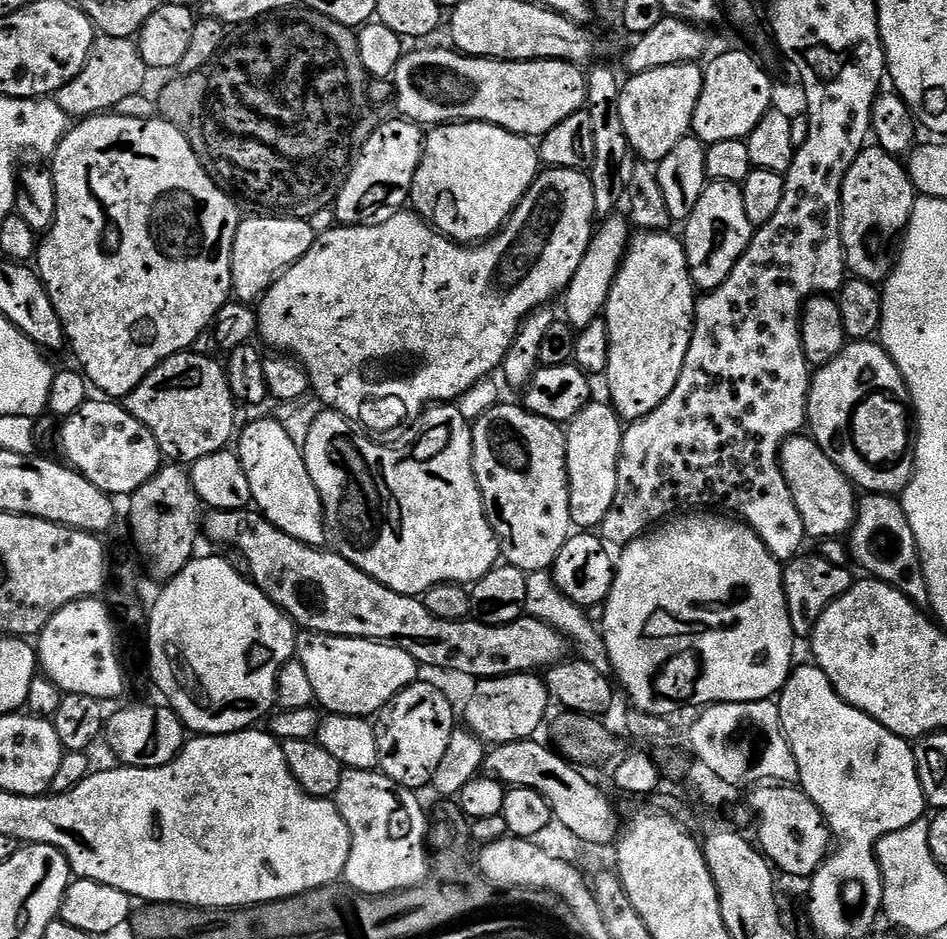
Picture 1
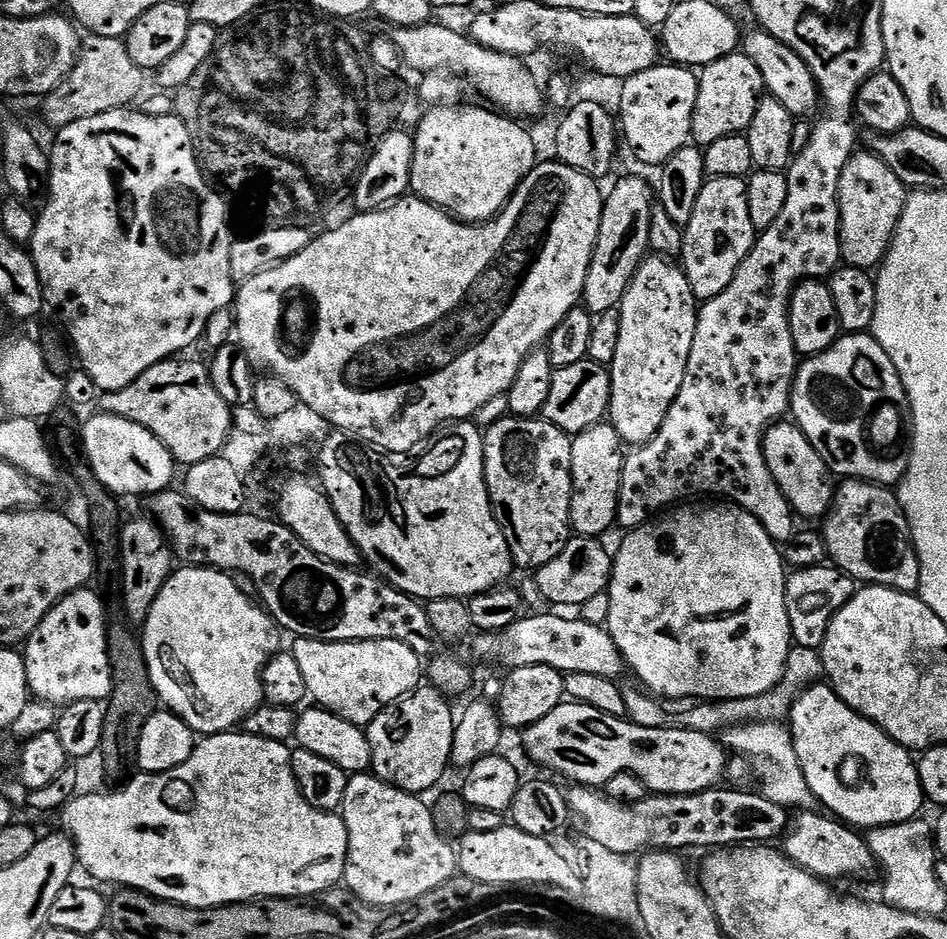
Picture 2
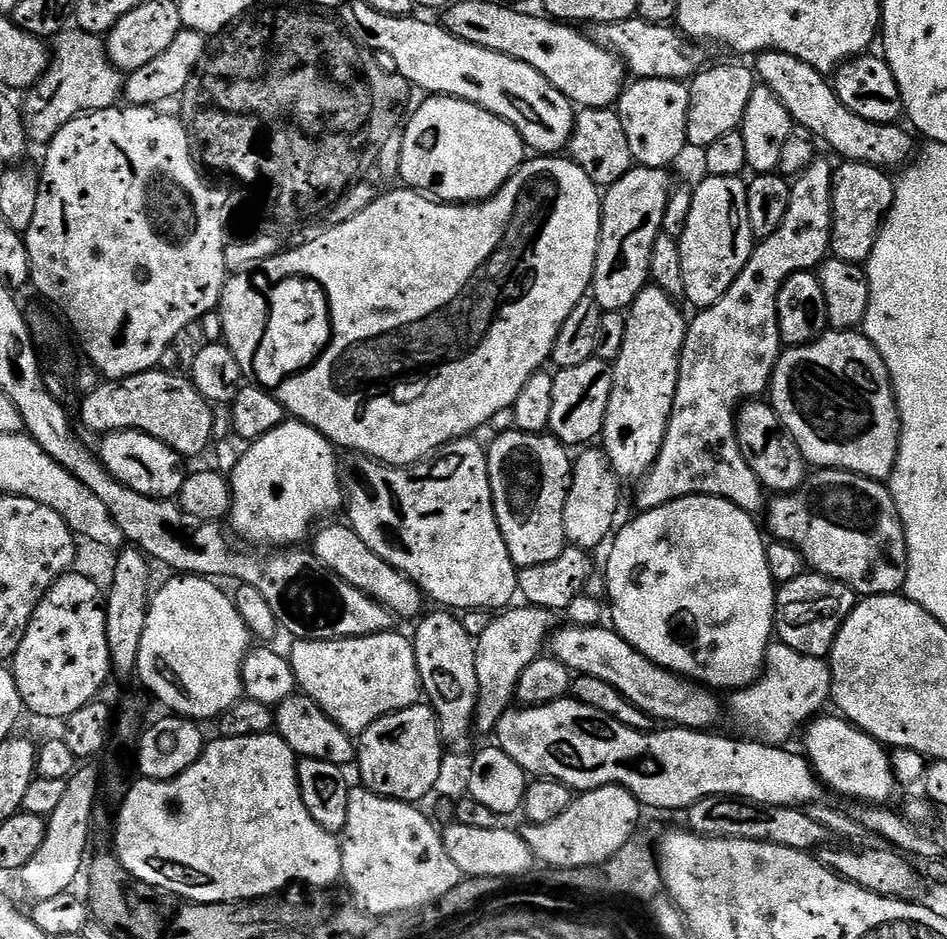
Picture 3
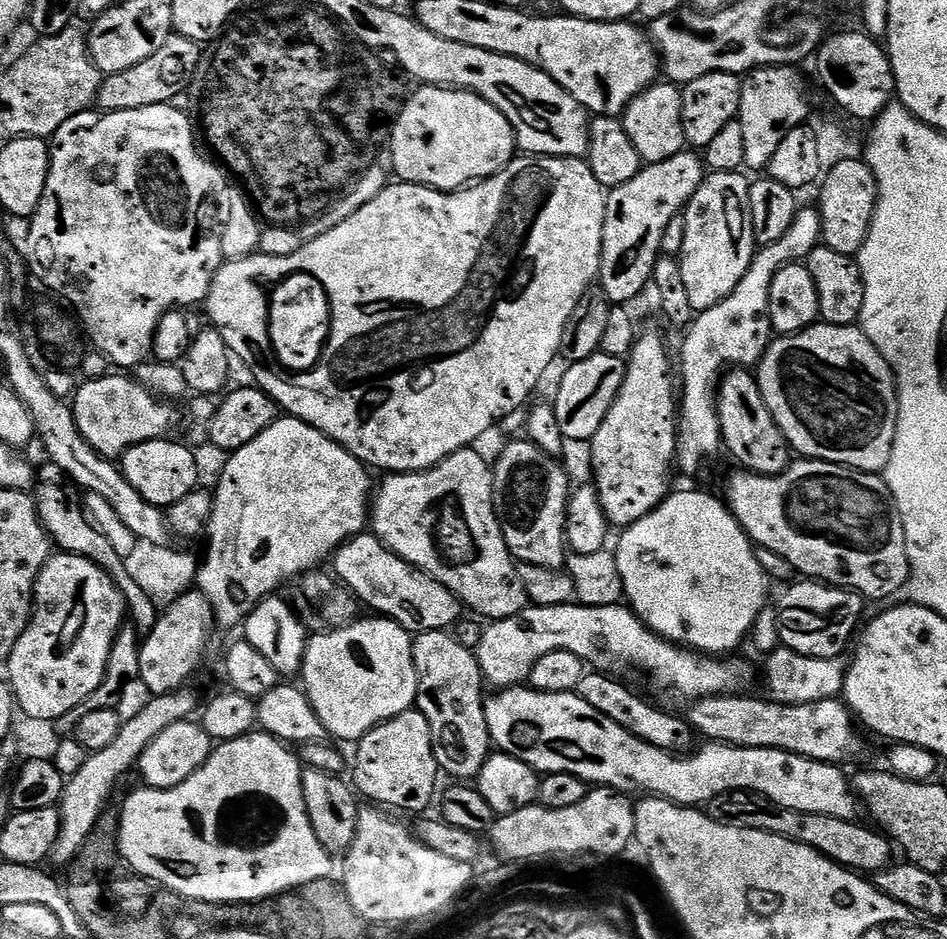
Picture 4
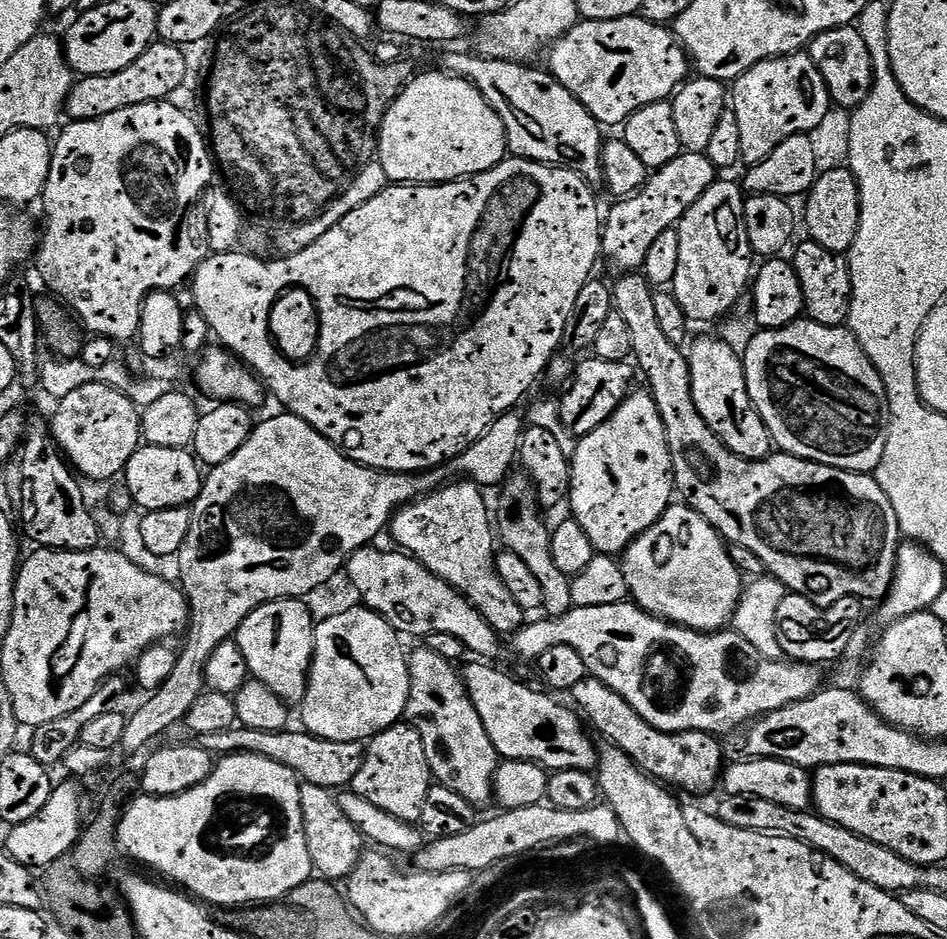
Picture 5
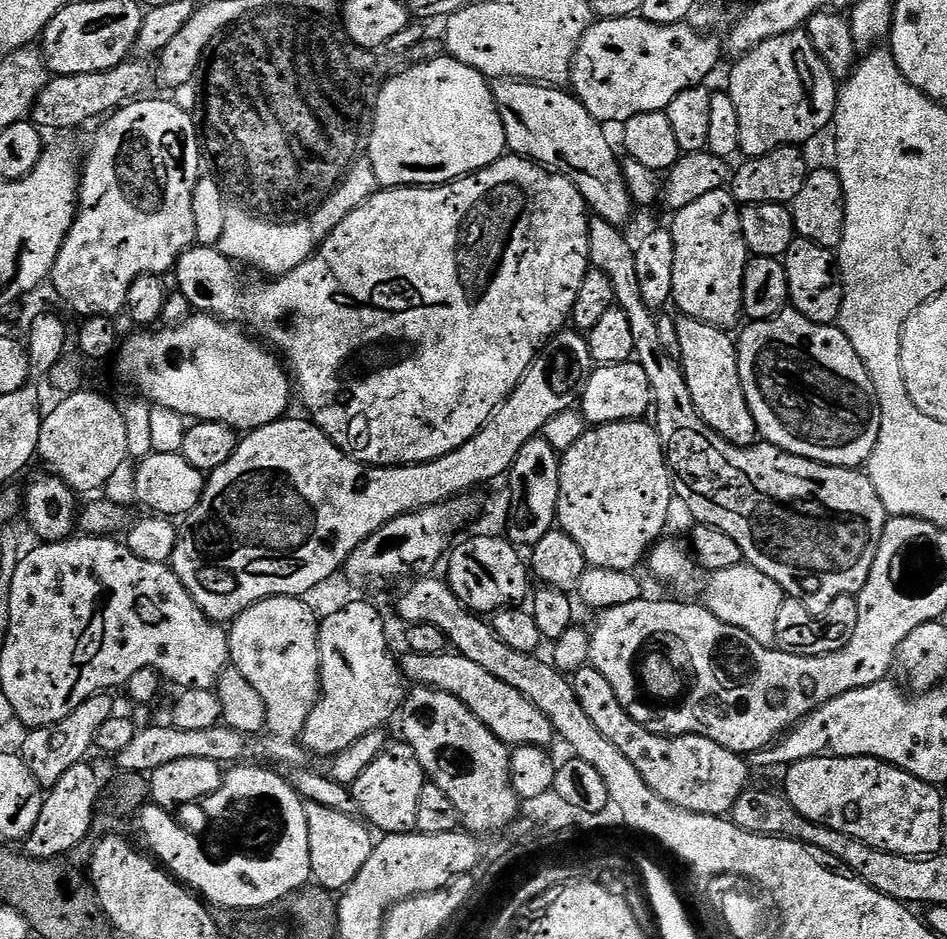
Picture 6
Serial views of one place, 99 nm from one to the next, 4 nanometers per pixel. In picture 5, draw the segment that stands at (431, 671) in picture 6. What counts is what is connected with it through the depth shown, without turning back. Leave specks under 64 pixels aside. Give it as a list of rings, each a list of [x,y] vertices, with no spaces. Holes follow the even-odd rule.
[[[472,663],[476,664],[463,665],[464,685],[474,702],[474,710],[478,710],[478,718],[482,718],[482,726],[486,726],[494,742],[497,757],[504,760],[529,760],[557,772],[571,768],[592,772],[597,767],[597,745],[592,745],[585,721],[571,707],[568,709],[566,705],[559,704],[556,701],[559,699],[547,691],[539,692],[499,672],[492,668],[496,666],[491,663]]]

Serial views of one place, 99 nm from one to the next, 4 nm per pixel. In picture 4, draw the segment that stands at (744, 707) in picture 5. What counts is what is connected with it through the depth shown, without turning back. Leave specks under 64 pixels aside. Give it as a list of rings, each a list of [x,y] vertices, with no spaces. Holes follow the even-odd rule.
[[[577,602],[559,604],[558,606],[529,606],[523,608],[514,618],[493,620],[484,628],[482,642],[475,648],[476,661],[484,676],[484,683],[489,689],[503,690],[523,685],[528,675],[534,670],[538,658],[546,658],[546,654],[554,654],[558,650],[566,650],[584,661],[585,665],[605,674],[620,674],[627,668],[637,668],[644,672],[648,684],[656,692],[669,692],[683,702],[701,700],[707,696],[735,696],[749,691],[752,683],[757,683],[758,672],[744,660],[736,658],[721,658],[697,654],[687,648],[672,644],[661,639],[655,632],[645,627],[636,617],[636,613],[627,606],[614,604],[591,608]]]

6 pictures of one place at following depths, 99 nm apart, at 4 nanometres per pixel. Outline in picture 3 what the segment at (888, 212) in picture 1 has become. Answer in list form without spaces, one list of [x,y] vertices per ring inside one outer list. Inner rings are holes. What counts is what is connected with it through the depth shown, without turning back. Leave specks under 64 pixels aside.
[[[844,162],[835,169],[832,178],[832,247],[830,249],[835,259],[859,265],[867,261],[868,255],[874,250],[874,242],[878,238],[880,228],[884,225],[884,217],[892,209],[892,199],[896,193],[893,177],[888,176],[891,175],[885,169],[876,168],[873,164]]]

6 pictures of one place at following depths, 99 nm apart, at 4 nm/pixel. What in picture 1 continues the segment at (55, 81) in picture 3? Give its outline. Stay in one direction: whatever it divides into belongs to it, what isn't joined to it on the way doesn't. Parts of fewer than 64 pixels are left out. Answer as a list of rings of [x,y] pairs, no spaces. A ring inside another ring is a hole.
[[[101,35],[92,47],[90,58],[78,74],[68,85],[56,93],[54,99],[69,117],[87,118],[111,113],[123,100],[136,96],[144,88],[148,80],[150,69],[142,58],[139,43],[132,38],[114,38]]]

